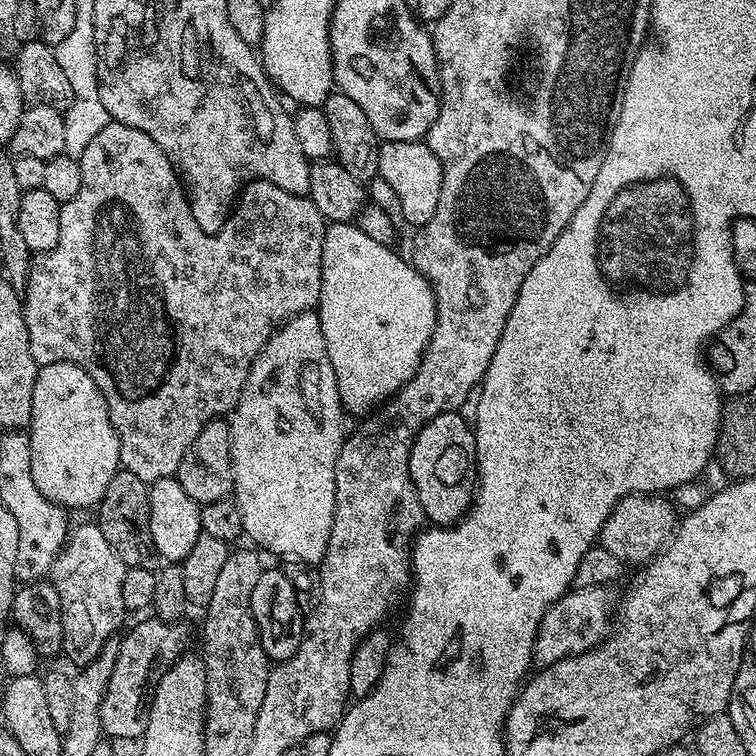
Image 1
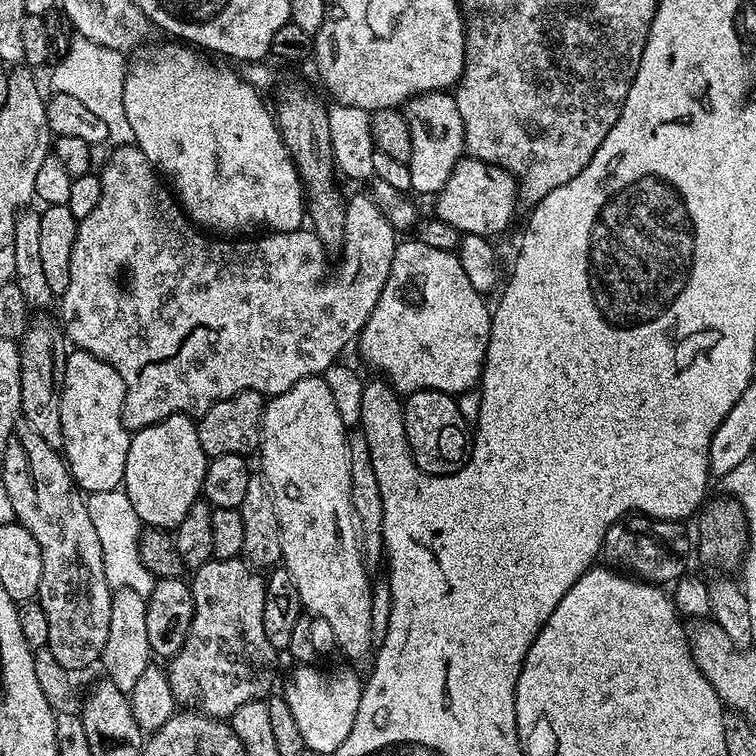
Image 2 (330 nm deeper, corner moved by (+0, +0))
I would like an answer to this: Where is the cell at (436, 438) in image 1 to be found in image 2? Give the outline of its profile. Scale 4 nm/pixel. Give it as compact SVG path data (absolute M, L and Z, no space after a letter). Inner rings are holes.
M422 390L409 392L402 404L404 433L412 457L422 472L432 476L454 474L468 460L470 451L470 424L464 421L464 412L456 405L457 397L446 392Z

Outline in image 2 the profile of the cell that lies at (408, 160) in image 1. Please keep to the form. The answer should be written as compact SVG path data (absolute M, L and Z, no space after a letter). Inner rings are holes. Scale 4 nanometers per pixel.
M461 158L454 166L450 178L446 178L446 186L442 186L442 190L435 193L435 200L435 219L454 226L461 234L469 232L470 234L496 238L496 235L511 222L512 215L516 212L518 185L515 176L507 172L505 168L498 167L497 164L487 164L485 160L475 158Z

